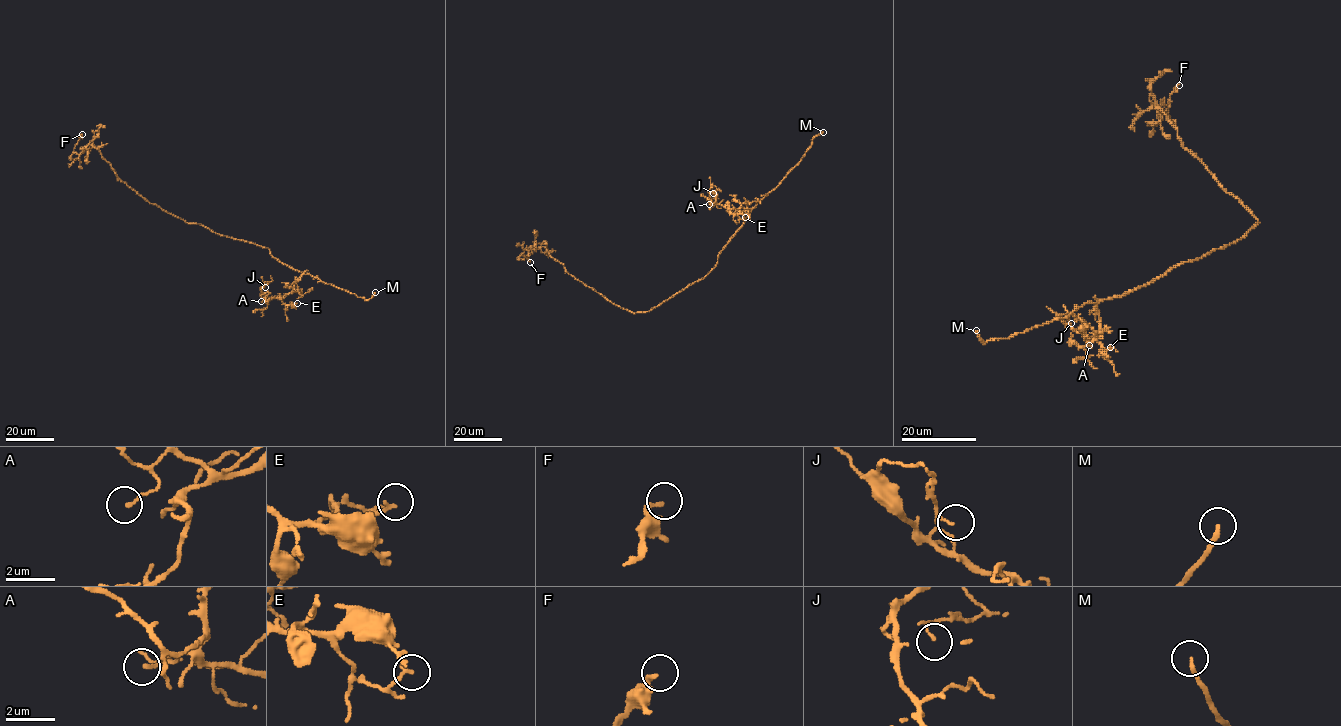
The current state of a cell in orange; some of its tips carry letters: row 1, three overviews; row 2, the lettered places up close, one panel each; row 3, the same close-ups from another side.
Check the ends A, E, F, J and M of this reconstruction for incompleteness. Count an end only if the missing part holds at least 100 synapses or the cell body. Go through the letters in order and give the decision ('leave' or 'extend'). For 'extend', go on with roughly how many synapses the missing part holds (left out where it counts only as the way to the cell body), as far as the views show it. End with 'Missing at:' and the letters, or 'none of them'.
A: leave
E: leave
F: leave
J: leave
M: extend
Missing at: M

